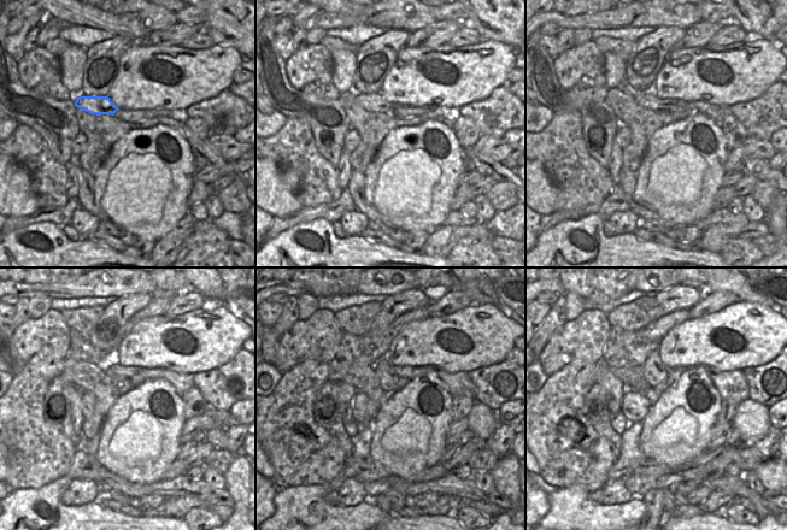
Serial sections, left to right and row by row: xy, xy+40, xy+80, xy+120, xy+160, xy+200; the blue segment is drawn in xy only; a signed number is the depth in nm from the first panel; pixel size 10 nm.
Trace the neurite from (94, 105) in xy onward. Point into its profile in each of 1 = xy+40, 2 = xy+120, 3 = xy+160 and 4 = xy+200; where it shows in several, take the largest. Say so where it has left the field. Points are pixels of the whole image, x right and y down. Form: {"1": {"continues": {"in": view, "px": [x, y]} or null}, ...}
{"1": {"continues": {"in": "xy+40", "px": [373, 102]}}, "2": {"continues": {"in": "xy+120", "px": [180, 381]}}, "3": {"continues": {"in": "xy+160", "px": [458, 383]}}, "4": {"continues": {"in": "xy+200", "px": [732, 386]}}}

